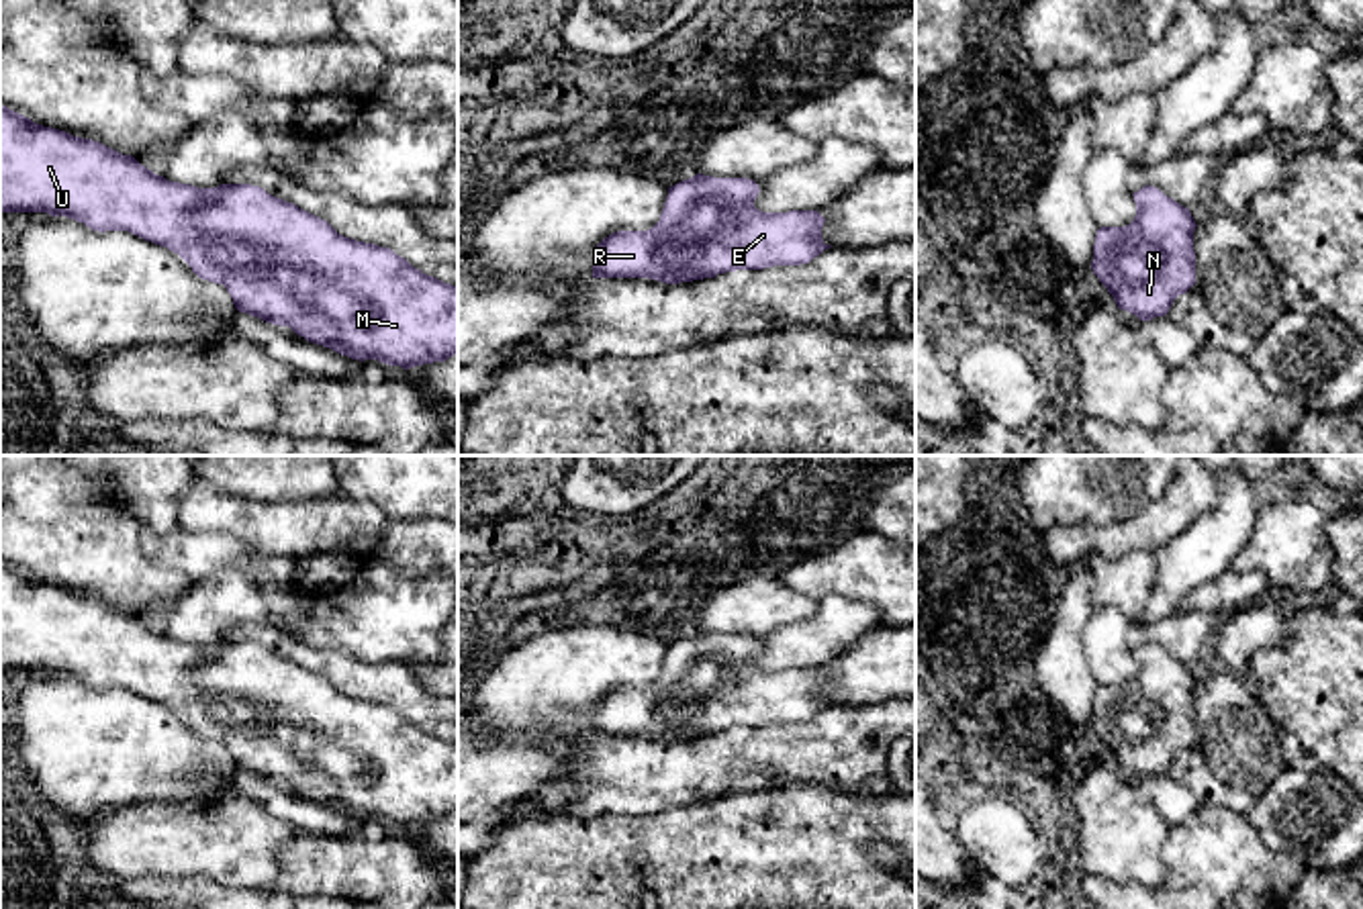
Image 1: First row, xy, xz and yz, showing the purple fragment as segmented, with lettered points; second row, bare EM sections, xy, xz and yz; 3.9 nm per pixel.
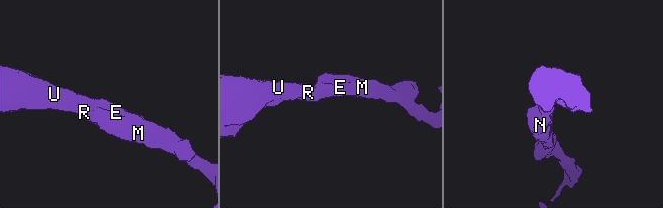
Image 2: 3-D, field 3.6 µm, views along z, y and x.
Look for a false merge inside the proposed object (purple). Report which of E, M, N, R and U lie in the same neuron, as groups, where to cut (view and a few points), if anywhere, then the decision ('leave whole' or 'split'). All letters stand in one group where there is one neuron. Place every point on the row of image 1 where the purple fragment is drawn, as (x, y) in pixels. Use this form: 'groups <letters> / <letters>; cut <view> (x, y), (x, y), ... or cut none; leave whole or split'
groups E M N R U; cut none; leave whole

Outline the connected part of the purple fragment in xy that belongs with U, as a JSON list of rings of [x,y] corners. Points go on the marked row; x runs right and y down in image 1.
[[[0,104],[0,214],[47,212],[92,231],[129,231],[178,253],[192,272],[223,284],[239,313],[290,327],[311,343],[351,360],[378,360],[405,370],[458,353],[458,288],[413,268],[388,247],[339,235],[327,221],[251,184],[196,188],[170,182],[98,141],[43,127]]]

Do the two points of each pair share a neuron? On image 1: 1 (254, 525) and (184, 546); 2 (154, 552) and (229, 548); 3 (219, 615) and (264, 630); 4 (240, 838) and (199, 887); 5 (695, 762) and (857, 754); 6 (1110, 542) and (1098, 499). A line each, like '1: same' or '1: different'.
1: different
2: same
3: different
4: different
5: same
6: different

